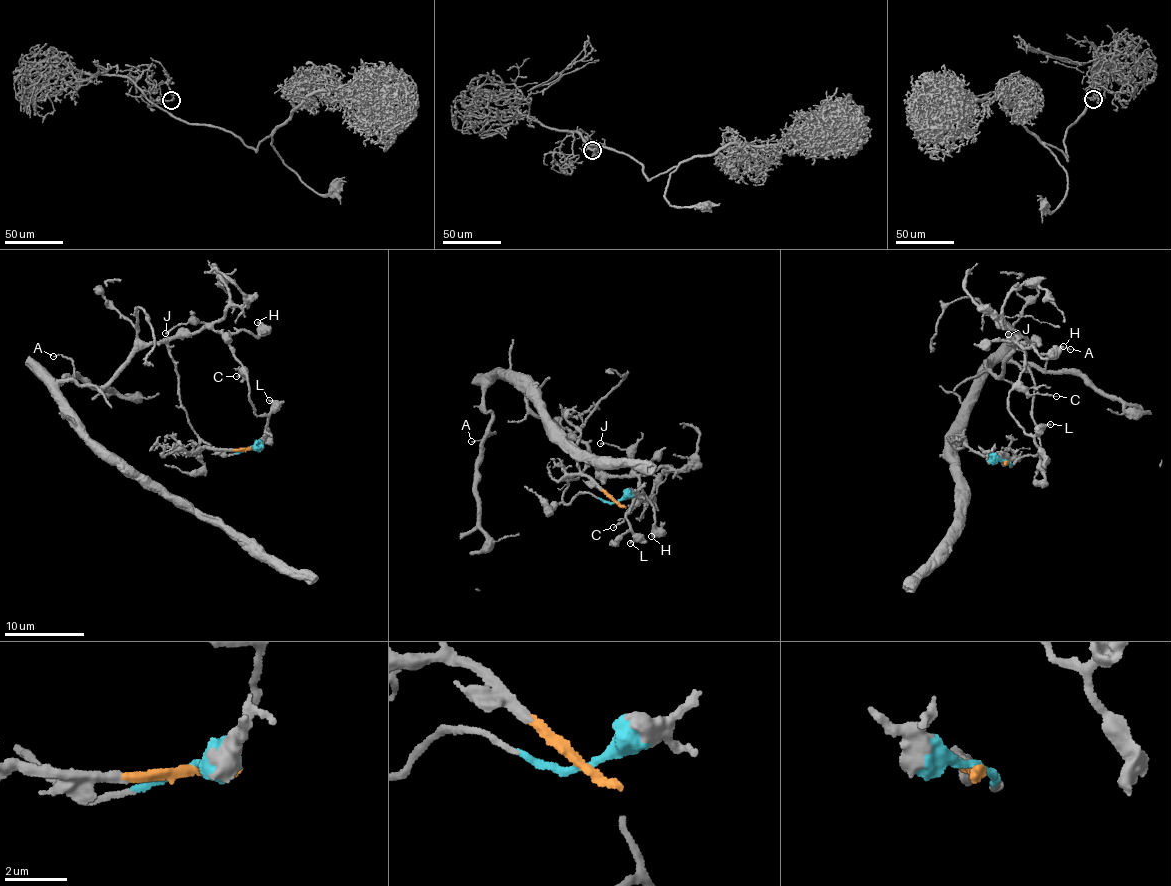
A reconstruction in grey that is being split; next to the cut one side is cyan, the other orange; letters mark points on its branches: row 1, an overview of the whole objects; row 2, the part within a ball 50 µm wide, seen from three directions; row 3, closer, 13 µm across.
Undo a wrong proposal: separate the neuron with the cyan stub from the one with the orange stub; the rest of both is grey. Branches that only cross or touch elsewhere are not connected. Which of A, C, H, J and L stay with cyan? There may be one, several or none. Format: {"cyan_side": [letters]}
{"cyan_side": ["A", "C", "H", "J", "L"]}

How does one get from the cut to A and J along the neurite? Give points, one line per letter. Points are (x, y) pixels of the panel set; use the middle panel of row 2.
A: (616, 502), (563, 502), (588, 453), (529, 408), (516, 380), (498, 376), (483, 392), (495, 433), (471, 441)
J: (616, 502), (585, 493), (562, 499), (567, 481), (590, 460), (606, 473), (630, 471), (625, 450), (600, 442)

